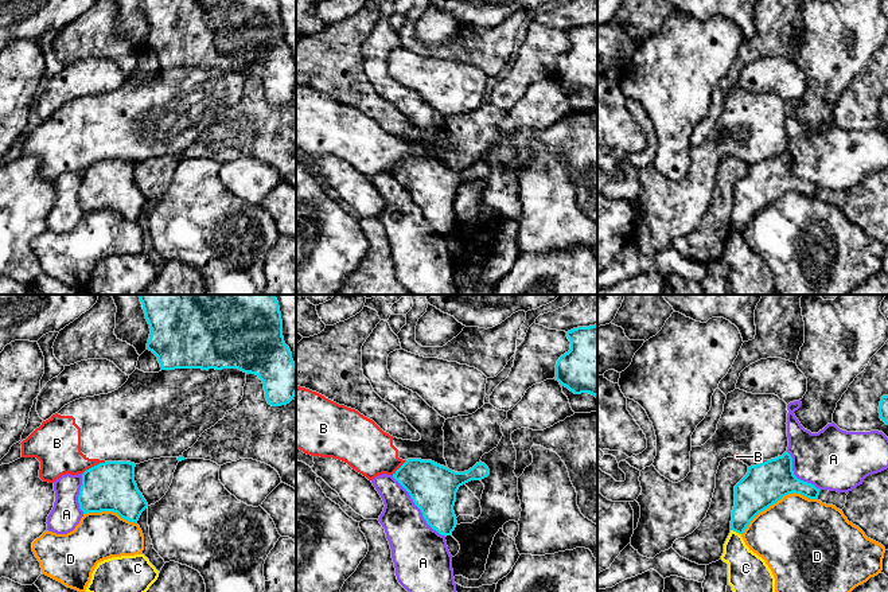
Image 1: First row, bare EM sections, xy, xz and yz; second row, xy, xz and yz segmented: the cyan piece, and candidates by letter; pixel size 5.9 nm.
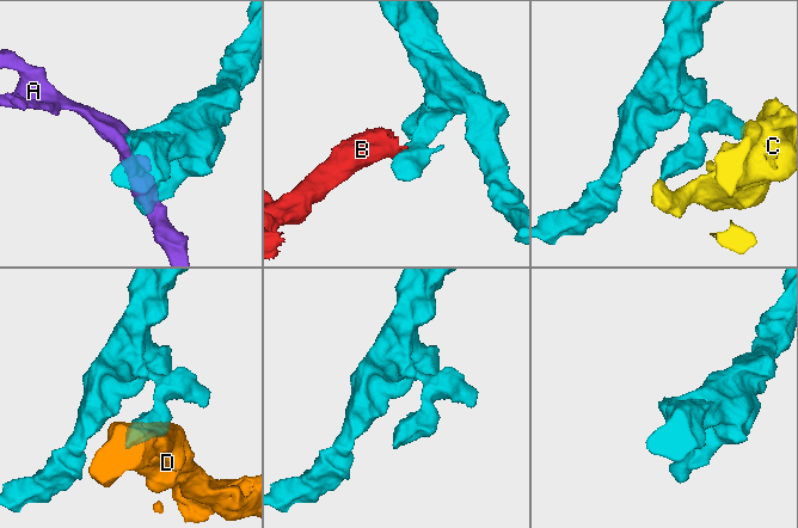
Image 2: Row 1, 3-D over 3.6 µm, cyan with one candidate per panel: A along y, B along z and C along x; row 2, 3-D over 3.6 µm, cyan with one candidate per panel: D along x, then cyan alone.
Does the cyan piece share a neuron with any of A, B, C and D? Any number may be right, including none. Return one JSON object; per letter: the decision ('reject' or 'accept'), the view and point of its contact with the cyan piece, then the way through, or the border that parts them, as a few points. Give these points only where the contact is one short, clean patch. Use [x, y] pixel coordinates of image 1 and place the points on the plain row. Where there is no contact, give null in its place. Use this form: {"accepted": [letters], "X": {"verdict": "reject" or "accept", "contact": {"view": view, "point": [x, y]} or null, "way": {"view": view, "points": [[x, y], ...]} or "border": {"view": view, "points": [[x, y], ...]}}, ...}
{"accepted": [], "A": {"verdict": "reject", "contact": {"view": "xz", "point": [419, 206]}}, "B": {"verdict": "reject", "contact": {"view": "xy", "point": [94, 164]}, "border": {"view": "xy", "points": [[105, 160], [89, 166], [82, 172]]}}, "C": {"verdict": "reject", "contact": {"view": "yz", "point": [736, 230]}, "border": {"view": "yz", "points": [[731, 228], [740, 233]]}}, "D": {"verdict": "reject", "contact": {"view": "yz", "point": [776, 199]}}}

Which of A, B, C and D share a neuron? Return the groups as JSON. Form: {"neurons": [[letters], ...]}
{"neurons": [["A"], ["B"], ["C"], ["D"]]}

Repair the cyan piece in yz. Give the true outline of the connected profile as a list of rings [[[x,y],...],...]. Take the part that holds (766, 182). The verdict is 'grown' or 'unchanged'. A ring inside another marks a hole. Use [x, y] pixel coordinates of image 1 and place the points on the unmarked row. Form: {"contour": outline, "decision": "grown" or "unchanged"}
{"contour": [[[788,151],[764,161],[748,165],[747,174],[735,184],[735,205],[731,229],[743,233],[762,210],[788,192],[818,198],[819,187],[794,174]]], "decision": "unchanged"}

